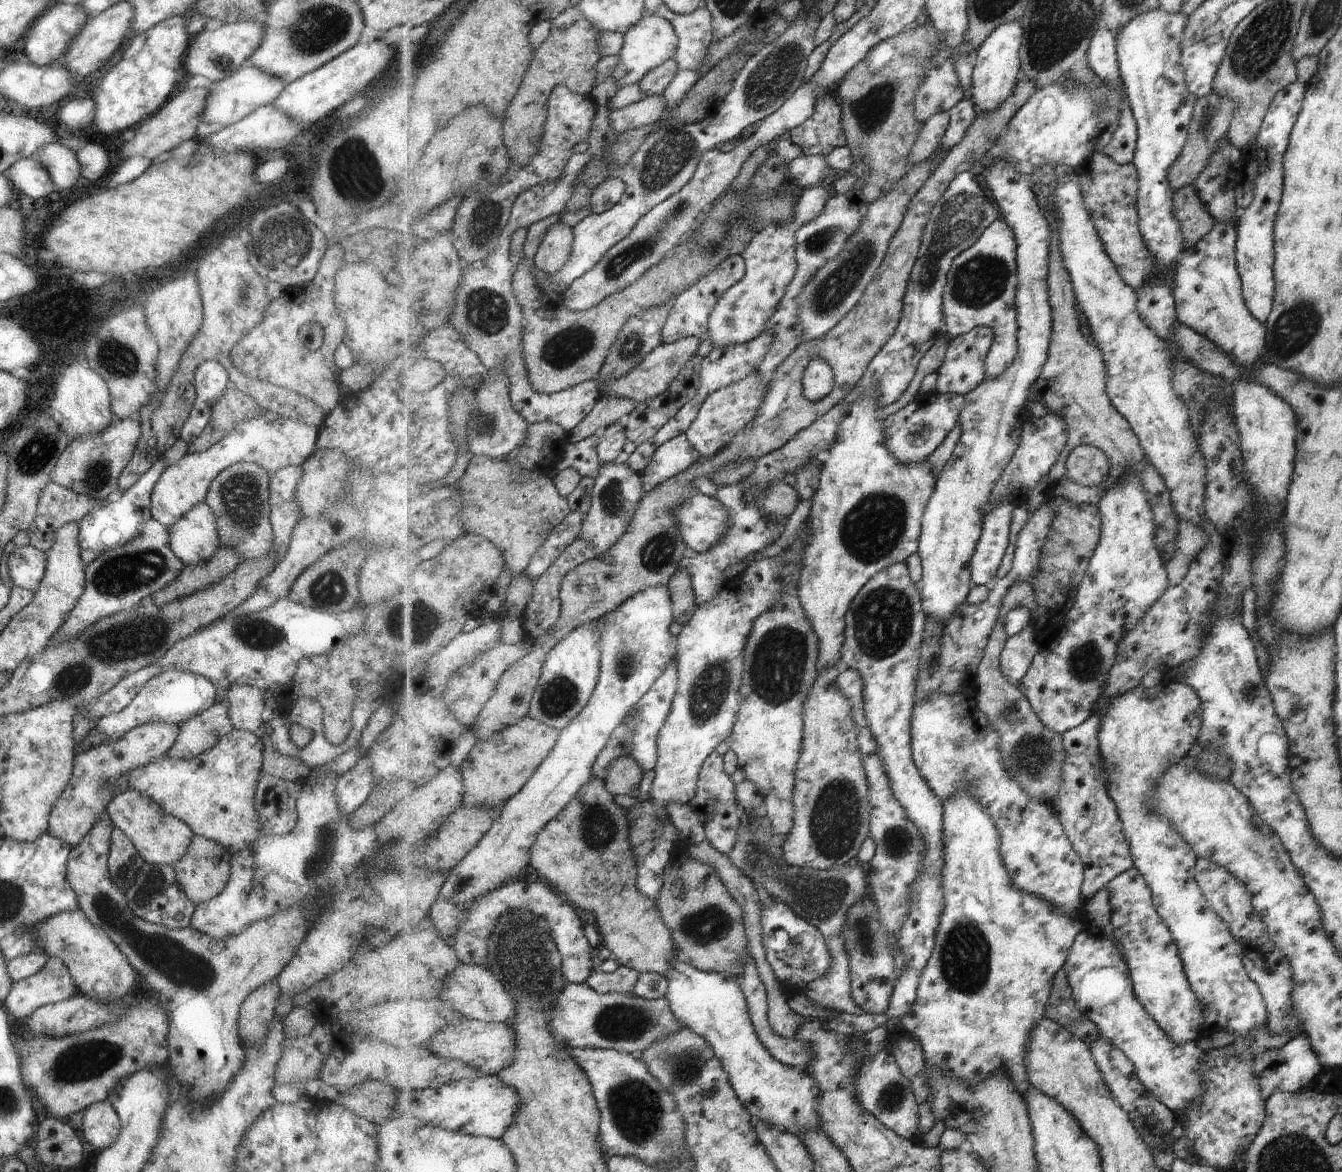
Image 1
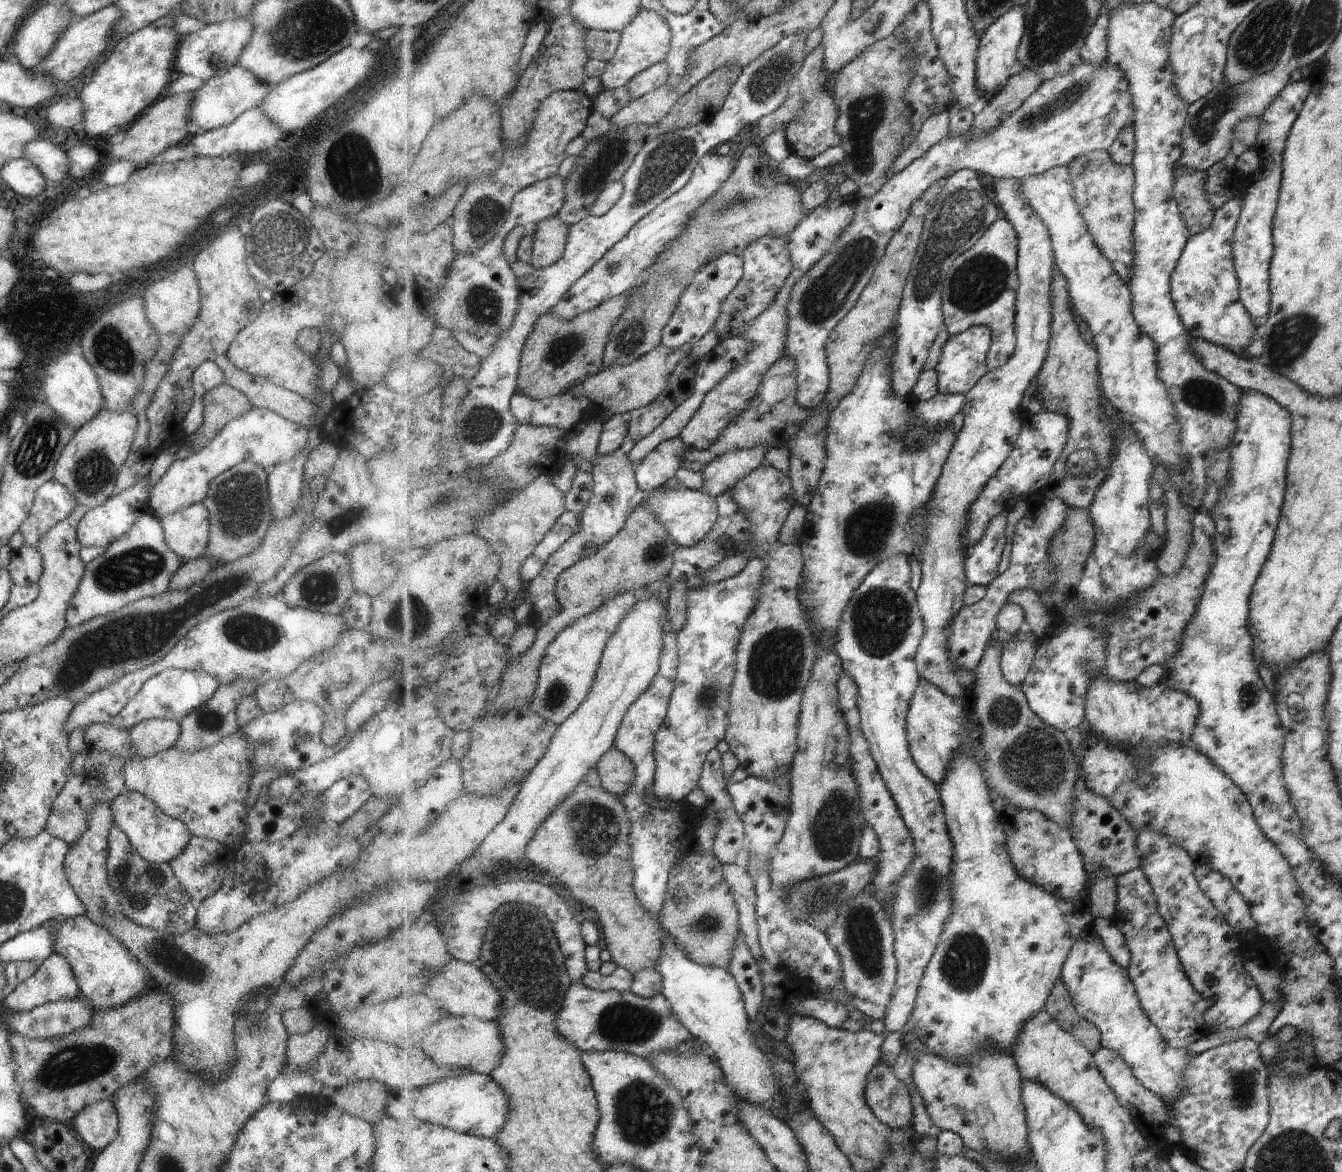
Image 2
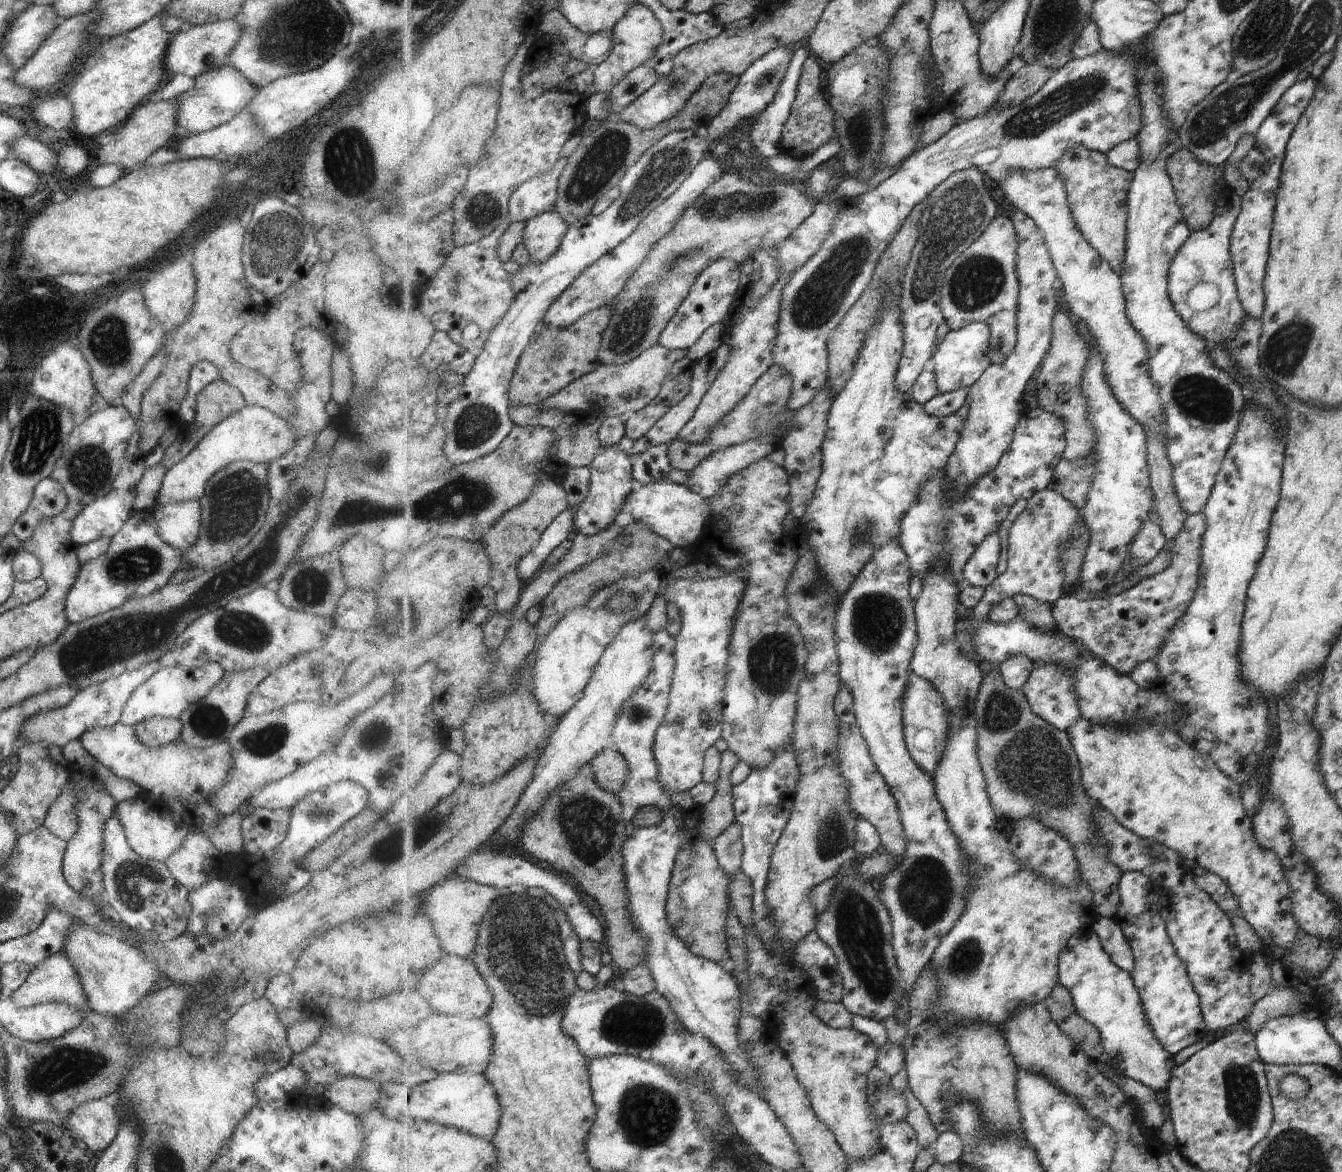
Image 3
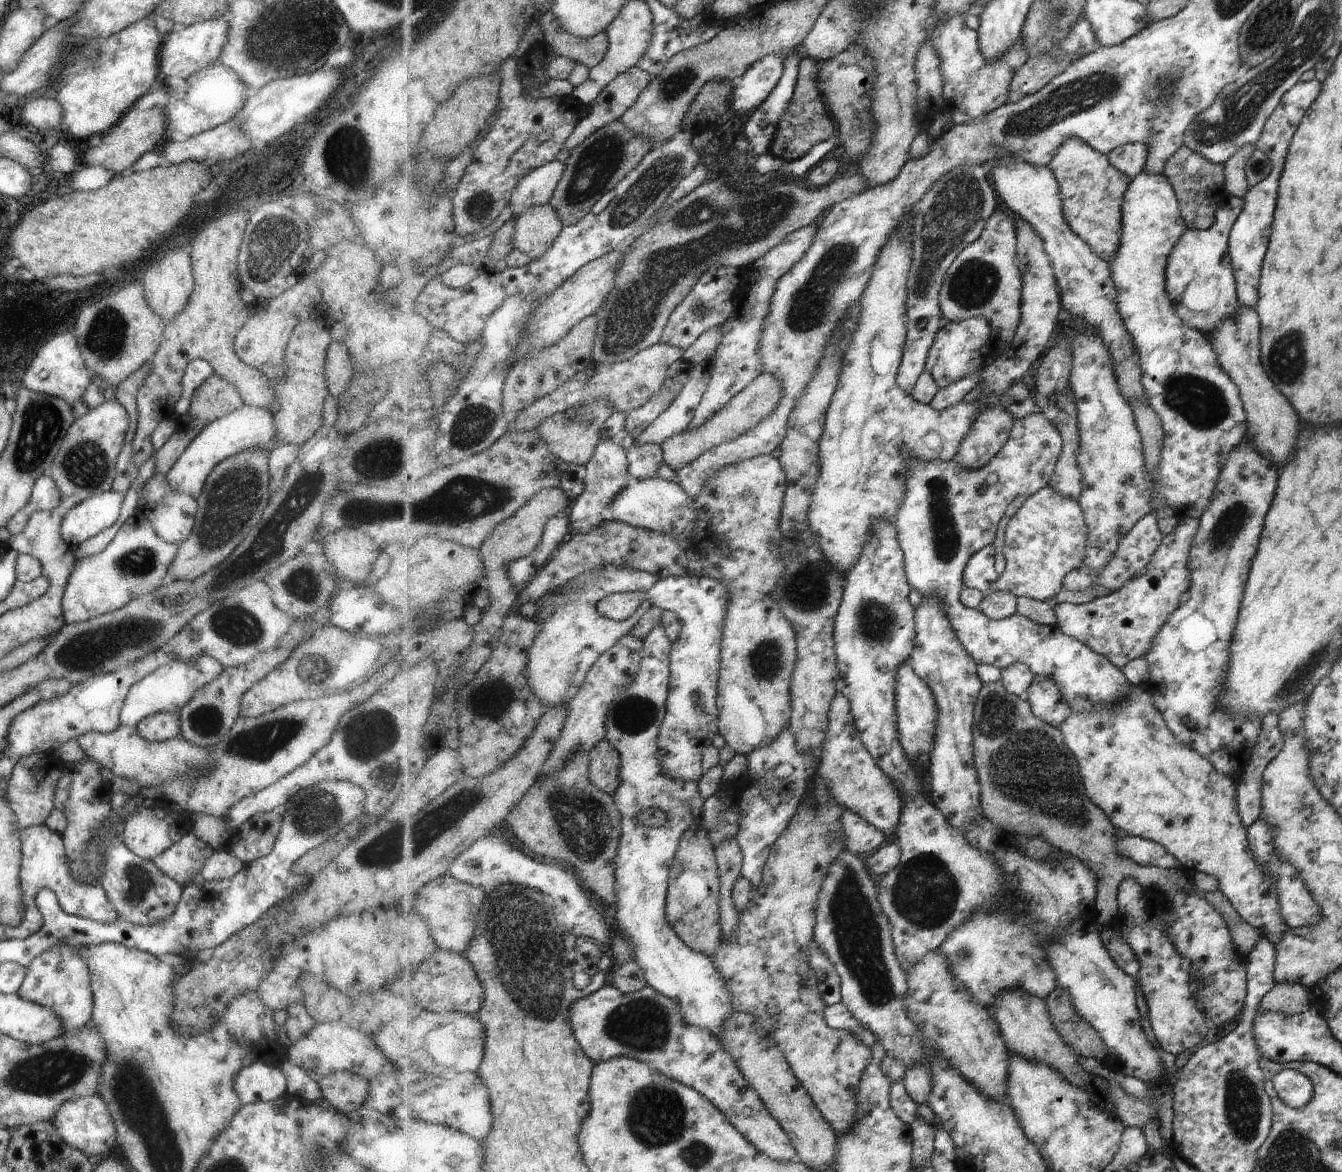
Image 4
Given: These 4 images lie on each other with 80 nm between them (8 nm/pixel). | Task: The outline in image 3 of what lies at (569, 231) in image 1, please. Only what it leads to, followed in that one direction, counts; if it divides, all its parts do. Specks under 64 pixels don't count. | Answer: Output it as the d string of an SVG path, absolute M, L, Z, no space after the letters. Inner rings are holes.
M556 210L549 211L526 223L524 242L529 249L531 263L542 265L559 252L569 225Z

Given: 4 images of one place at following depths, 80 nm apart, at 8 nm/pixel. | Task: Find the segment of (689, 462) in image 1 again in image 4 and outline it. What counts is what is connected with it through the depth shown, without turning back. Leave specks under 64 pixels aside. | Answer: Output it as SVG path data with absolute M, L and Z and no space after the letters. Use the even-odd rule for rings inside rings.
M637 442L627 454L630 474L637 480L657 478L659 468L666 464L662 446L655 443L639 445Z

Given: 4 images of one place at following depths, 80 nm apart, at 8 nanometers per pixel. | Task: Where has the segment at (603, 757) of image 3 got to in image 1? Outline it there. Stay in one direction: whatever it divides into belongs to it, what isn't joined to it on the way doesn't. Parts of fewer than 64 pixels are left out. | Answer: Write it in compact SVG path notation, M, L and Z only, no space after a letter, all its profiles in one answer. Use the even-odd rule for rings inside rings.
M631 755L615 759L608 768L605 784L608 791L617 794L627 794L633 798L639 798L639 784L643 780L644 770Z

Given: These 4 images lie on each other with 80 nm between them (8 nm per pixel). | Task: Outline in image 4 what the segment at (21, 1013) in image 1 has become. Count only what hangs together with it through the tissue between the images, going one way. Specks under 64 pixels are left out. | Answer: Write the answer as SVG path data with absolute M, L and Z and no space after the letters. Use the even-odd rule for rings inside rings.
M57 943L35 955L35 958L25 967L21 986L14 992L21 1000L53 1009L53 1012L61 1019L63 1033L83 1027L91 1016L90 974L85 961L79 958L79 947Z

